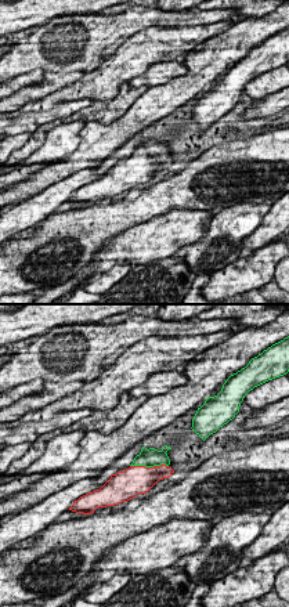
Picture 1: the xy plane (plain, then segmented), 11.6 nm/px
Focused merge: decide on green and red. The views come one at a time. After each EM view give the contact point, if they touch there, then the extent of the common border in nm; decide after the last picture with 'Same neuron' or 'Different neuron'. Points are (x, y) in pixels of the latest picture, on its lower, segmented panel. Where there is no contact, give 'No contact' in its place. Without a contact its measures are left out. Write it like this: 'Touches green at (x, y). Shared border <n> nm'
Touches green at (150, 466). Shared border 440 nm

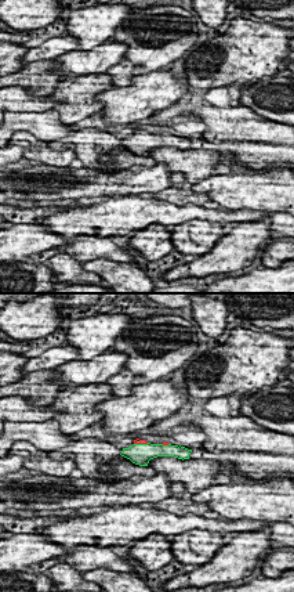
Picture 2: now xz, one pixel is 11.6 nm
Touches green at (141, 444). Shared border 180 nm

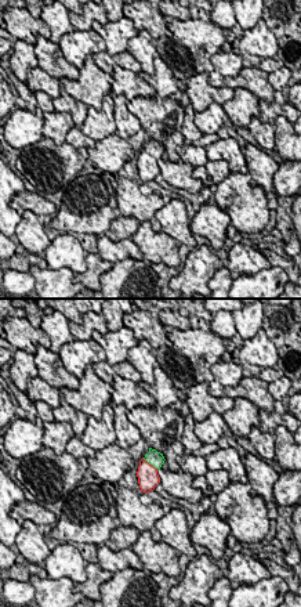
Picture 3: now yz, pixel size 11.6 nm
Touches green at (149, 463). Shared border 220 nm

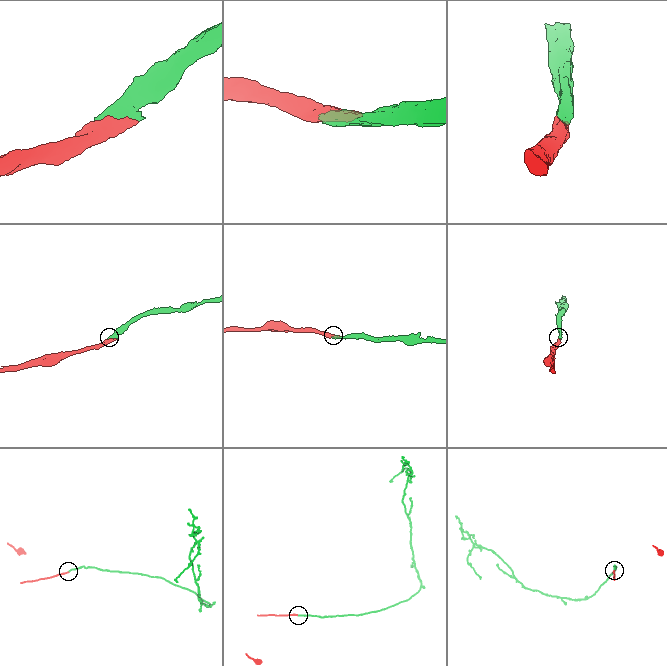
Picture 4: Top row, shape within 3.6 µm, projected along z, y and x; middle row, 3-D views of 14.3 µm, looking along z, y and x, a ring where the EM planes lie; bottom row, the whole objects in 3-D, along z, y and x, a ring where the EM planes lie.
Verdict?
Same neuron

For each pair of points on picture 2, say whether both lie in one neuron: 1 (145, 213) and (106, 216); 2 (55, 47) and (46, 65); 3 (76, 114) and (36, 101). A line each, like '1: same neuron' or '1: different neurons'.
1: same neuron
2: different neurons
3: different neurons

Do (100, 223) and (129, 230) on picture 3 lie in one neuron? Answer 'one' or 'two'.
two

